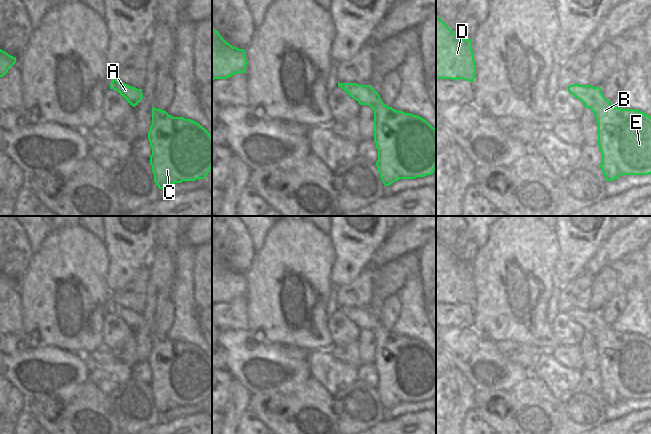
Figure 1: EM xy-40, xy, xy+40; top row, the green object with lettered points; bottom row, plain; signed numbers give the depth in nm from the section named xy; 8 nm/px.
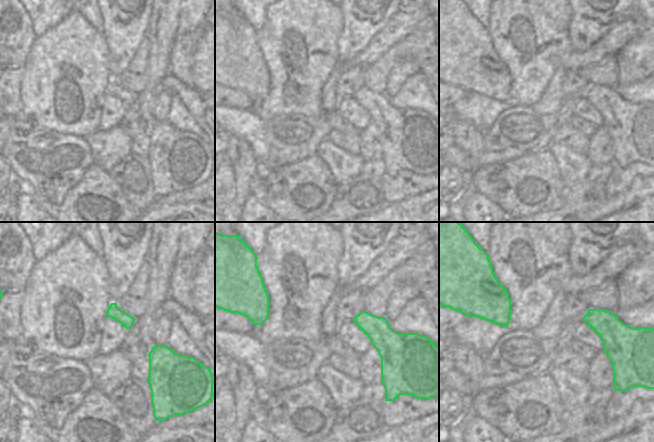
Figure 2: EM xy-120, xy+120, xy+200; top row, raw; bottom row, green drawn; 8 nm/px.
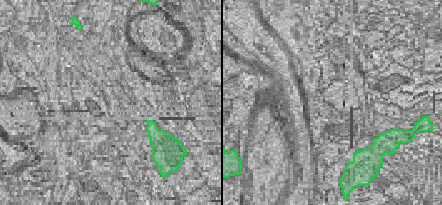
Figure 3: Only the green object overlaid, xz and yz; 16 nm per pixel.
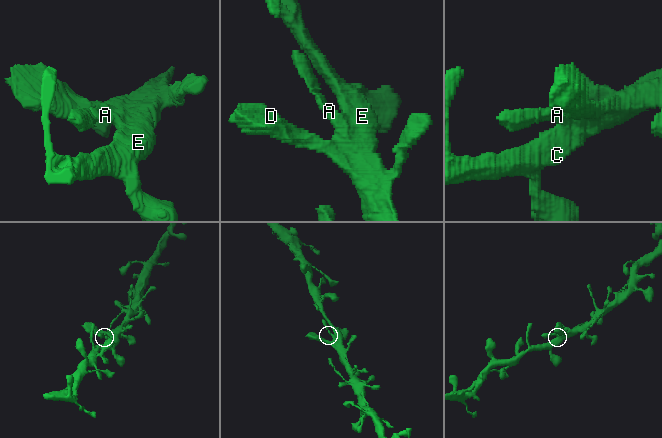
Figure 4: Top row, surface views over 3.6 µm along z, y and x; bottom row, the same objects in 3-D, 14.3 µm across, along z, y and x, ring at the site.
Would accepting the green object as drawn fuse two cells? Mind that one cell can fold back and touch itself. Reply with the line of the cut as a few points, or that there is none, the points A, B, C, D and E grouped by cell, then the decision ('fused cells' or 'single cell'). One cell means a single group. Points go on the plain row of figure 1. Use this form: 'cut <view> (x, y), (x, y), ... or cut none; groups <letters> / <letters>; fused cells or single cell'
cut none; groups A B C D E; single cell

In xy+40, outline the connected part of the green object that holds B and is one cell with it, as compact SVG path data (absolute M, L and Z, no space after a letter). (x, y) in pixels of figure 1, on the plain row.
M568 310L568 316L592 334L598 348L598 370L602 378L600 392L606 405L621 399L651 398L651 341L637 333L615 331L603 318L600 311Z

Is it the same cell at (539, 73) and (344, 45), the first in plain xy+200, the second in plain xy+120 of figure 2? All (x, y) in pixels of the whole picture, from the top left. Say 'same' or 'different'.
different

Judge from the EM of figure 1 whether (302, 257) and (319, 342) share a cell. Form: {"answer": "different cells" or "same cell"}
{"answer": "same cell"}

